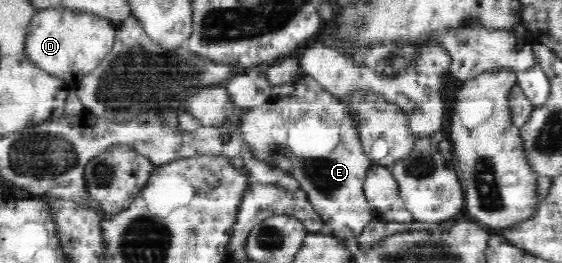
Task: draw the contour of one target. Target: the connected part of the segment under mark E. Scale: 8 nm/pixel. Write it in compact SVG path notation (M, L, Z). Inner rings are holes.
M302 71L291 81L294 86L292 95L271 97L264 105L249 109L244 112L240 106L232 102L228 96L227 87L206 86L200 90L186 91L184 93L184 105L186 113L190 113L202 126L220 128L227 127L227 132L238 137L243 143L249 145L253 157L273 168L282 169L298 180L300 190L307 195L312 207L321 215L321 219L331 231L332 235L342 241L351 241L360 236L360 233L374 219L370 204L366 199L363 183L372 161L363 152L359 131L356 129L351 109L340 104L334 96L318 84L318 82Z

